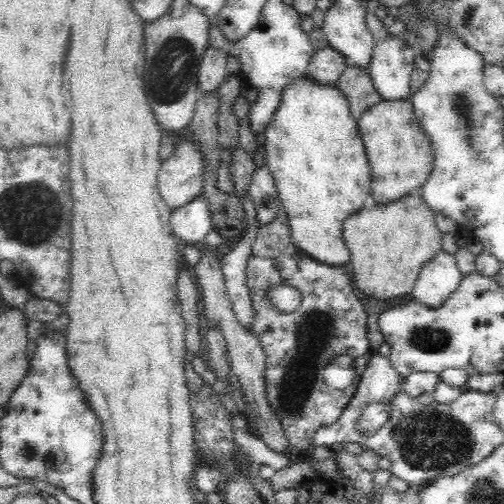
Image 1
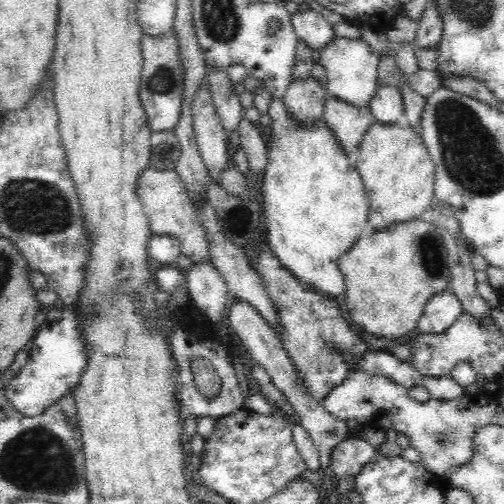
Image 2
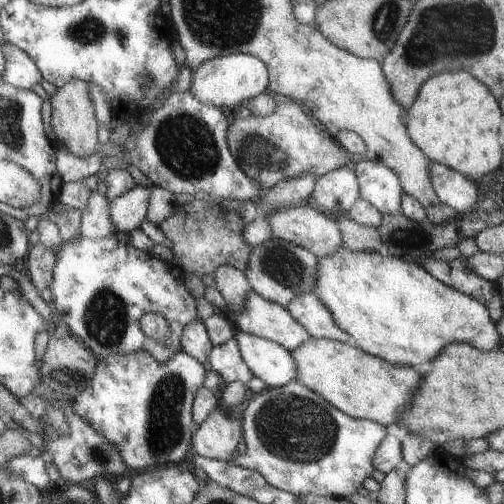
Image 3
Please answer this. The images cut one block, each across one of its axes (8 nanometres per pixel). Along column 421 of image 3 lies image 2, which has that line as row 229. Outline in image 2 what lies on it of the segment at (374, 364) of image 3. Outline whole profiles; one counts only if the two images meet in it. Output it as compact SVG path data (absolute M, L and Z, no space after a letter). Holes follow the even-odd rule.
M404 120L394 124L380 124L380 122L372 124L360 140L360 154L356 168L362 174L366 196L370 200L368 222L376 230L418 216L424 218L428 216L434 204L436 166L416 128L412 128Z

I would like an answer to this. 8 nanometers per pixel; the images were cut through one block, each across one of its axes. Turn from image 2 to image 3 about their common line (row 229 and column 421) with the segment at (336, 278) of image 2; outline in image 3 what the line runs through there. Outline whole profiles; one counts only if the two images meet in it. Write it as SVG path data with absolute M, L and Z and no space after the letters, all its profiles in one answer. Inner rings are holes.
M341 248L331 256L319 258L317 298L331 310L333 322L337 328L349 334L355 348L393 366L415 368L417 364L433 362L441 350L445 350L445 346L455 342L475 346L481 352L499 348L497 324L491 320L487 308L479 300L441 284L407 258L389 258L381 252L349 252Z

